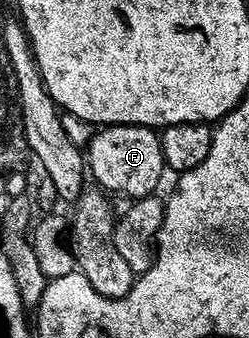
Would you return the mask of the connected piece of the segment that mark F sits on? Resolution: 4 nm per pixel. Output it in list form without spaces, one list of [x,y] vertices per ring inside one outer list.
[[[105,125],[94,130],[91,142],[85,145],[85,165],[98,188],[108,194],[124,193],[127,199],[138,199],[140,197],[150,197],[156,192],[159,180],[165,174],[163,163],[163,152],[159,142],[159,133],[154,128],[146,125]]]

